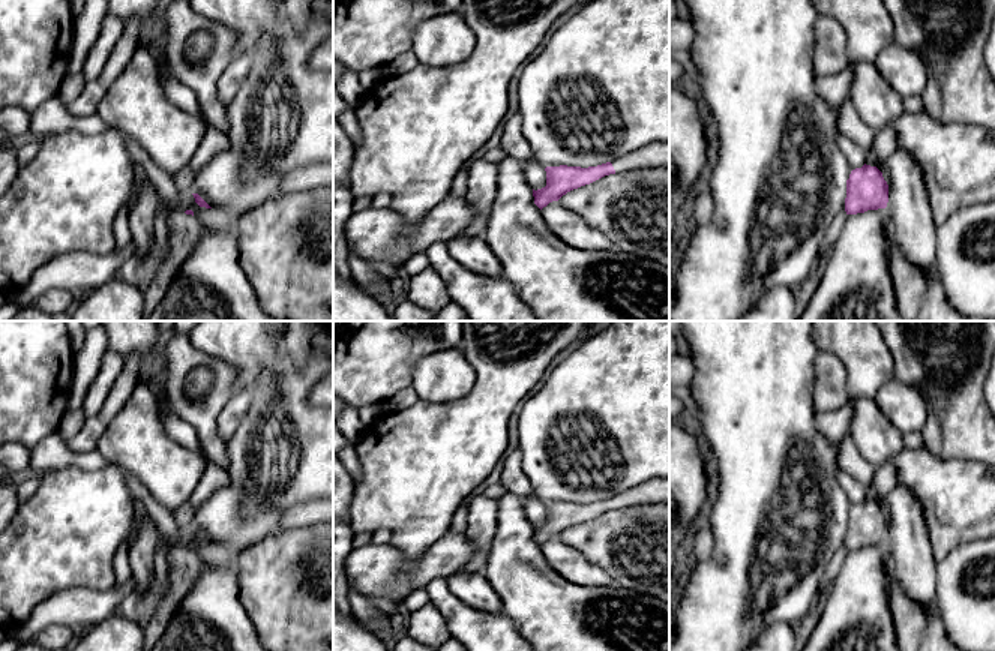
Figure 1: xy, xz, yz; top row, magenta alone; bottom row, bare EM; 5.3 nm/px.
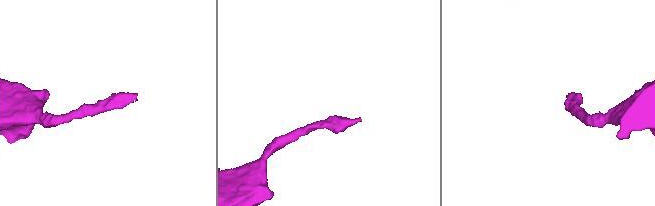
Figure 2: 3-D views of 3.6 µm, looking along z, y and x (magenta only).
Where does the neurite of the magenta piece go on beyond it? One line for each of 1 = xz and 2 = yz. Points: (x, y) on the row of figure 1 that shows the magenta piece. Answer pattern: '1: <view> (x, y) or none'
1: xz (658, 153)
2: yz (854, 155)

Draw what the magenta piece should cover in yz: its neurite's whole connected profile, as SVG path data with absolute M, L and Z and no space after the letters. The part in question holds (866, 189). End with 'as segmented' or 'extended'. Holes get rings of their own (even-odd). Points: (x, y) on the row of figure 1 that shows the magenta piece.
M837 132L836 141L851 168L846 180L846 214L885 208L888 202L888 184L876 166L866 164L864 152L848 136Z; extended

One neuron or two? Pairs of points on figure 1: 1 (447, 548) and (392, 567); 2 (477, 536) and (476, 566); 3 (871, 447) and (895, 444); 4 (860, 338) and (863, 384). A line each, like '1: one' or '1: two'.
1: one
2: one
3: one
4: one

